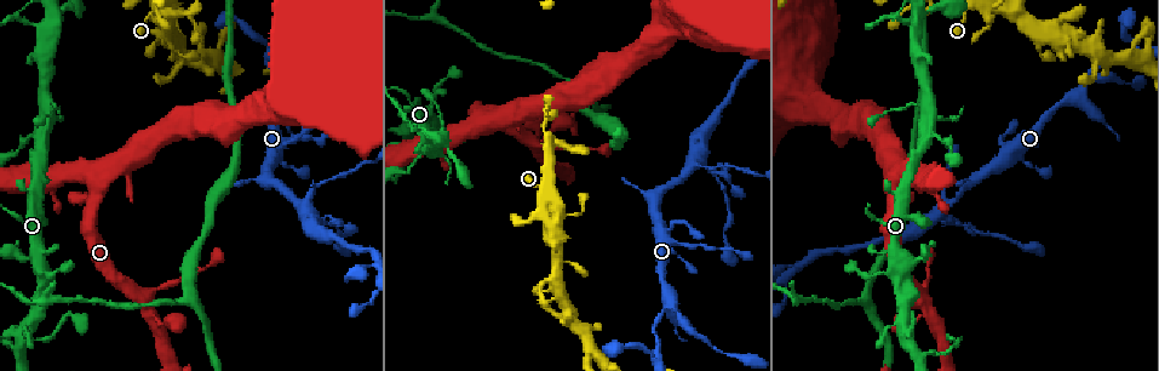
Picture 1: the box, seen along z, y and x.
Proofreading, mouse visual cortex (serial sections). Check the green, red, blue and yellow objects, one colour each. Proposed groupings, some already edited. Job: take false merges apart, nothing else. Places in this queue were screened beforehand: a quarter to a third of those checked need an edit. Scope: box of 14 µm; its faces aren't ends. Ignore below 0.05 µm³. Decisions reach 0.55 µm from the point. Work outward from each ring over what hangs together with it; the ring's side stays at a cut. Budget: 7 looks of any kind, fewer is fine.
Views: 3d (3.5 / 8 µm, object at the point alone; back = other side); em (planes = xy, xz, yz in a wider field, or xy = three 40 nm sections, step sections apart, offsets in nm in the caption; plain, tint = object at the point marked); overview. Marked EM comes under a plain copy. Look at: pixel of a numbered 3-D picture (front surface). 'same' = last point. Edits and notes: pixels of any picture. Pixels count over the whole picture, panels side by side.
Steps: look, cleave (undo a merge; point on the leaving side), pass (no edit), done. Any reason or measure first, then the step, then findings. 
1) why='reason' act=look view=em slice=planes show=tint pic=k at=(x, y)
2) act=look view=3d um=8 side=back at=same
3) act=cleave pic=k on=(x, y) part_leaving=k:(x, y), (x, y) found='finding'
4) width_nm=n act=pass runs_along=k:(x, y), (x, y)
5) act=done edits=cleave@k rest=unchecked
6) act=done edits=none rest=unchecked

why='four arms meet' act=look view=3d um=3.5 pic=1 at=(669, 306)

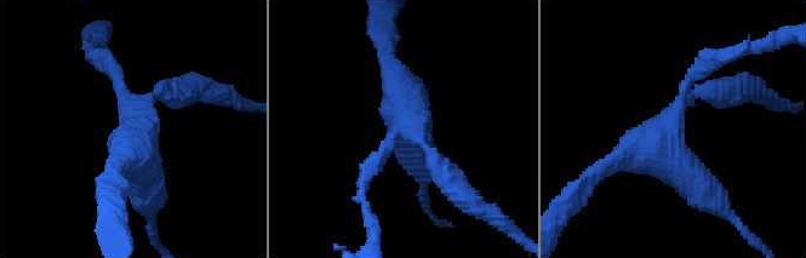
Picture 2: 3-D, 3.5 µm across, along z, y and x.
arms=4 arm_widths_nm=200,300,450,500 act=look view=em slice=xy step=2 show=tint pic=2 at=(678, 109)

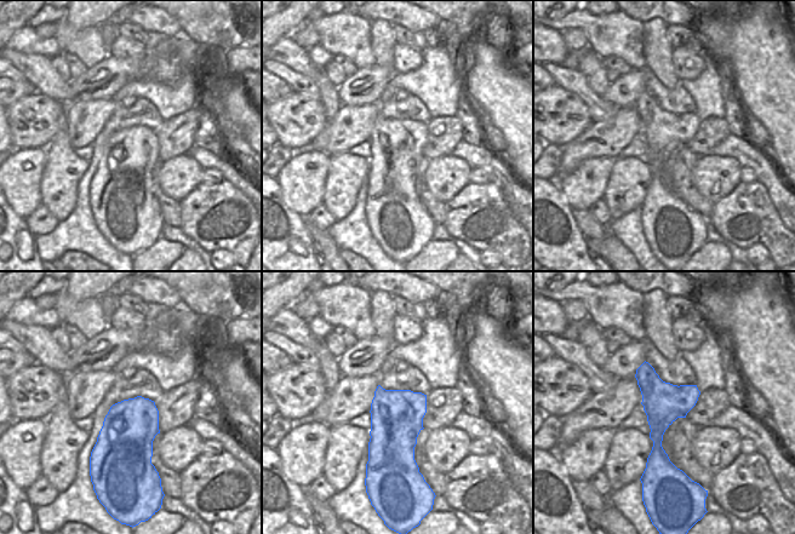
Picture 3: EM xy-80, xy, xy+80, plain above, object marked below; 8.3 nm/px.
act=look view=em slice=xy step=5 show=tint at=same

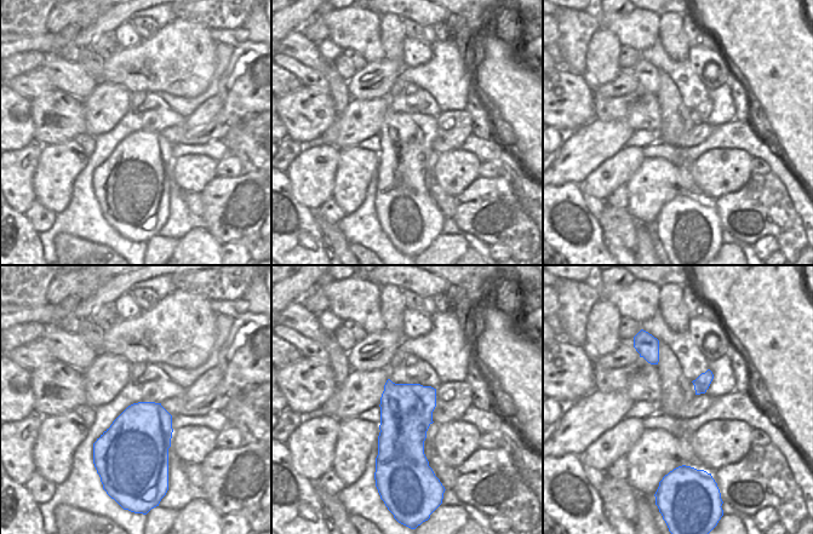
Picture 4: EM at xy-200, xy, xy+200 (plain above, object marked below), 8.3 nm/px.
width_nm=440 act=pass runs_along=2:(621, 160), (720, 56) found='continuous, no second cell'

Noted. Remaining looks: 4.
why='narrows sharply' act=look view=3d um=8 pic=1 at=(566, 261)

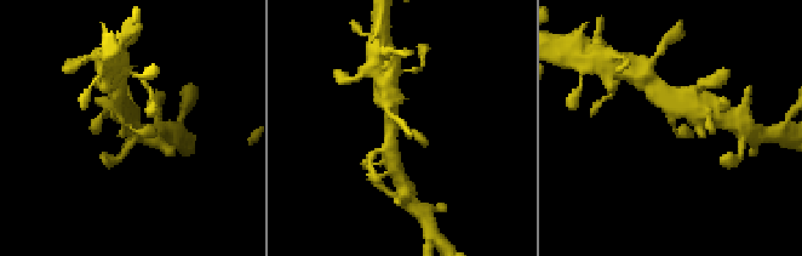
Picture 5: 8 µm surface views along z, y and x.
act=look view=3d um=3.5 side=back pic=5 at=(129, 123)

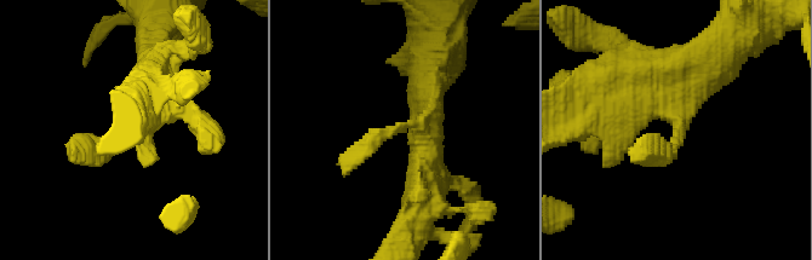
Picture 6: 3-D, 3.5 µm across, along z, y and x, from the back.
act=look view=em slice=xy step=2 show=tint pic=6 at=(402, 128)

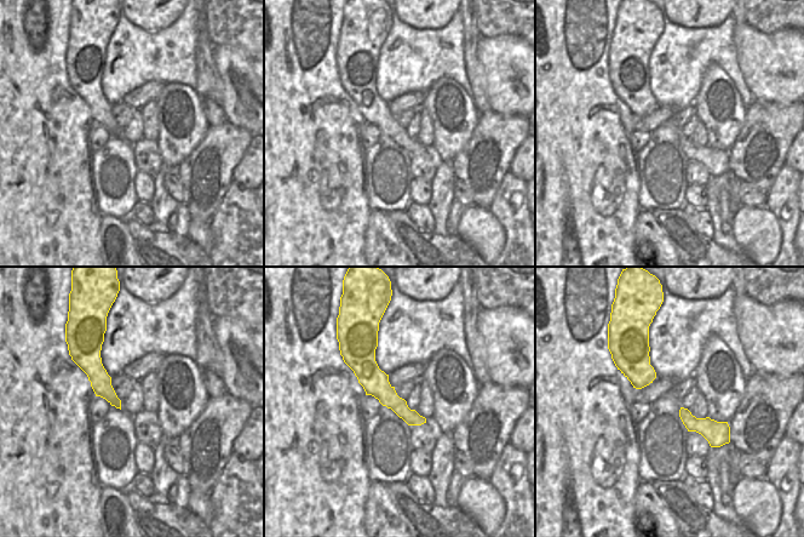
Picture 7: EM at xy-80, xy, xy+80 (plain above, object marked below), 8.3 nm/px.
act=pass runs_along=6:(154, 65), (150, 121), (75, 154) found='continuous, no second cell'

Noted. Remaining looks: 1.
act=done edits=none rest=unchecked

